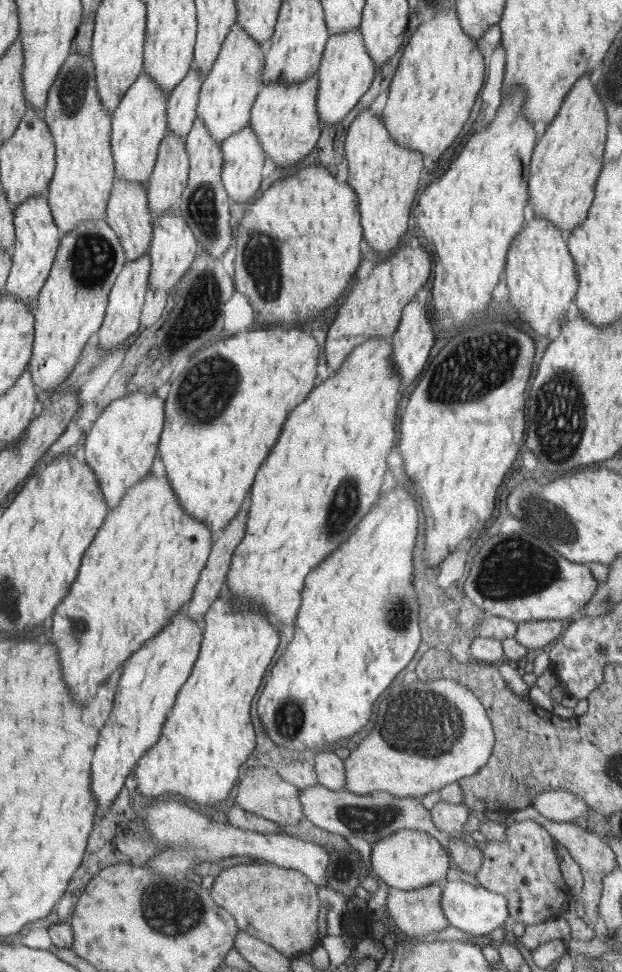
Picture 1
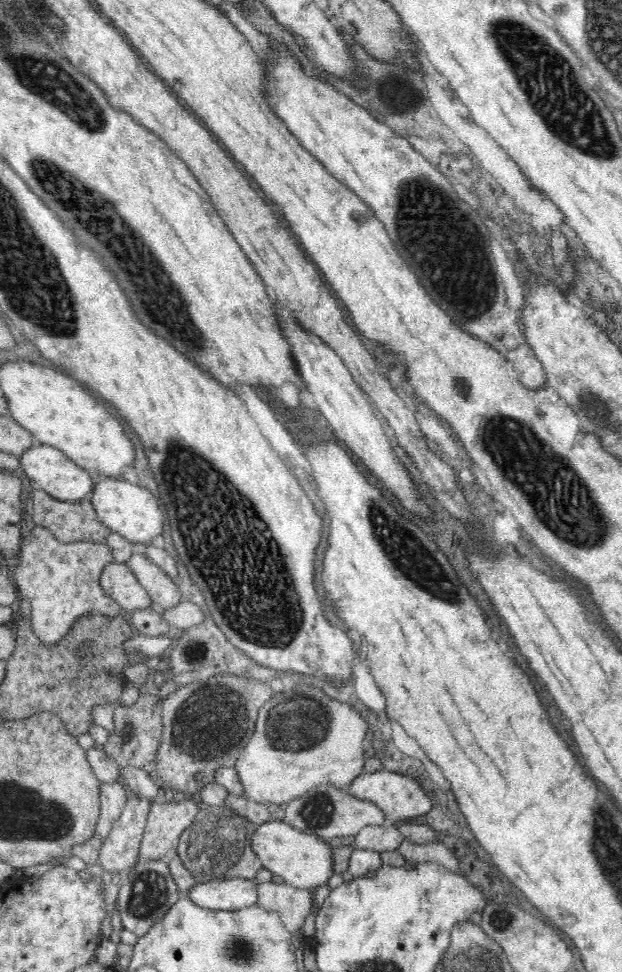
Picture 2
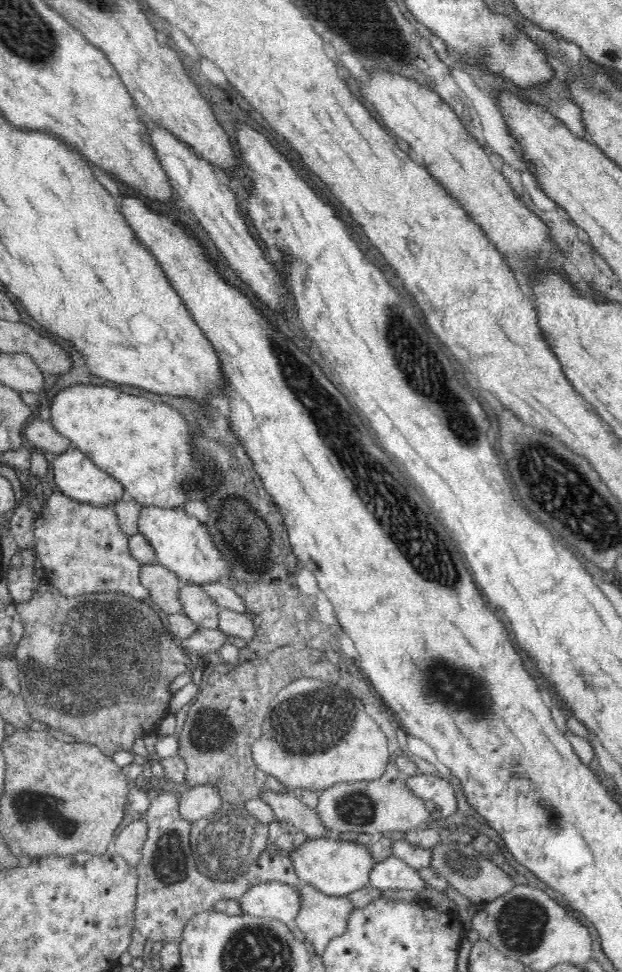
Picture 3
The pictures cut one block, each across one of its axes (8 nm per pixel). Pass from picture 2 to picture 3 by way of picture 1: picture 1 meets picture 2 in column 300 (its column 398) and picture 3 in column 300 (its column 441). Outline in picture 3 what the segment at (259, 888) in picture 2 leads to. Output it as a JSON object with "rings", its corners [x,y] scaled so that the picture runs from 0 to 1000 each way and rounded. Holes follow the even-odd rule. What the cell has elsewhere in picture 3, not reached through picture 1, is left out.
{"rings":[[[484,908],[479,915],[484,931],[476,944],[471,947],[471,952],[489,960],[490,967],[500,969],[511,981],[516,983],[523,973],[555,957],[555,944],[568,936],[568,930],[558,922],[532,923],[518,920],[502,910]]]}

